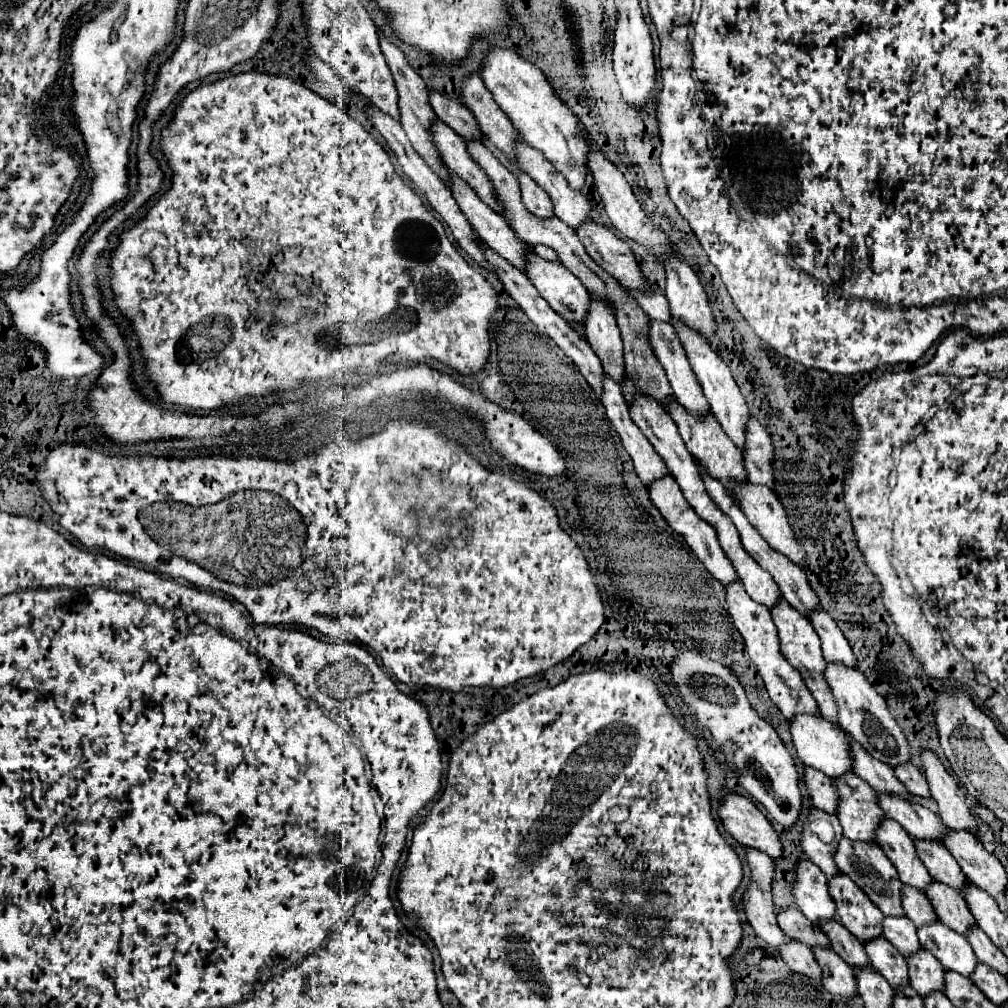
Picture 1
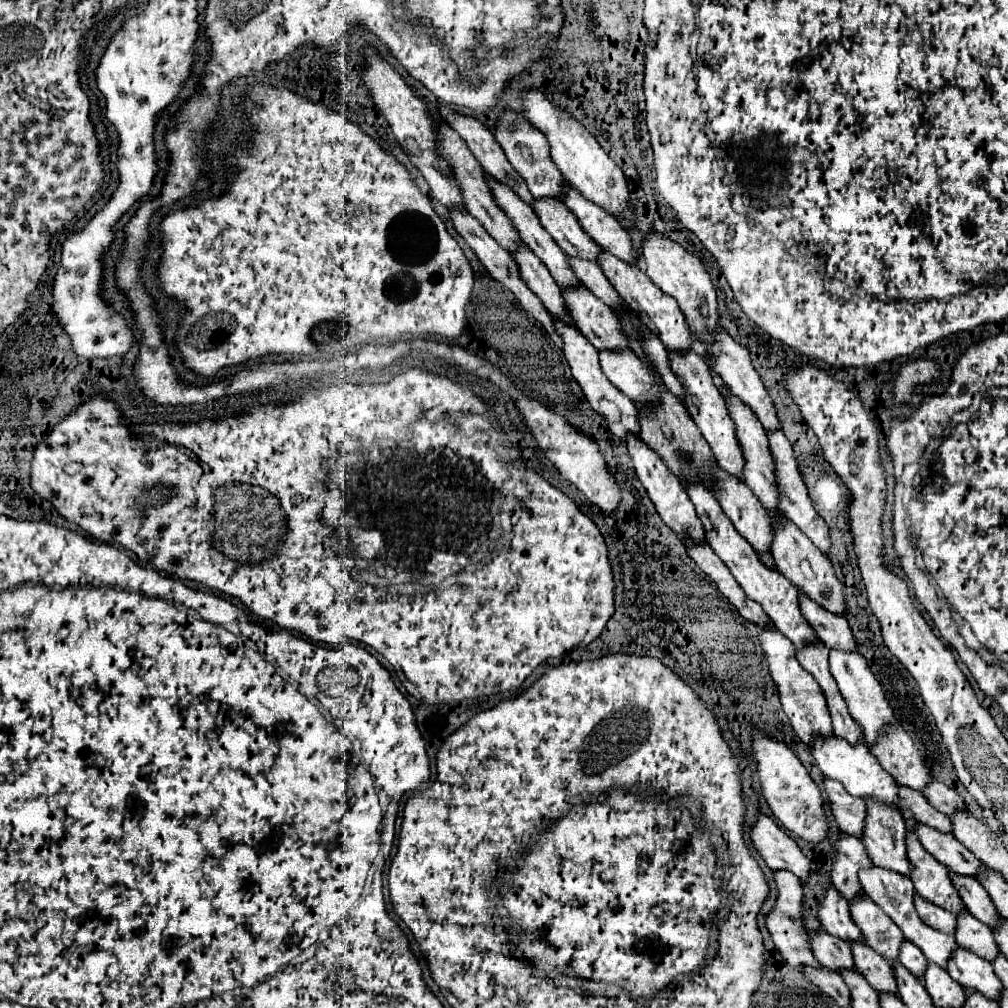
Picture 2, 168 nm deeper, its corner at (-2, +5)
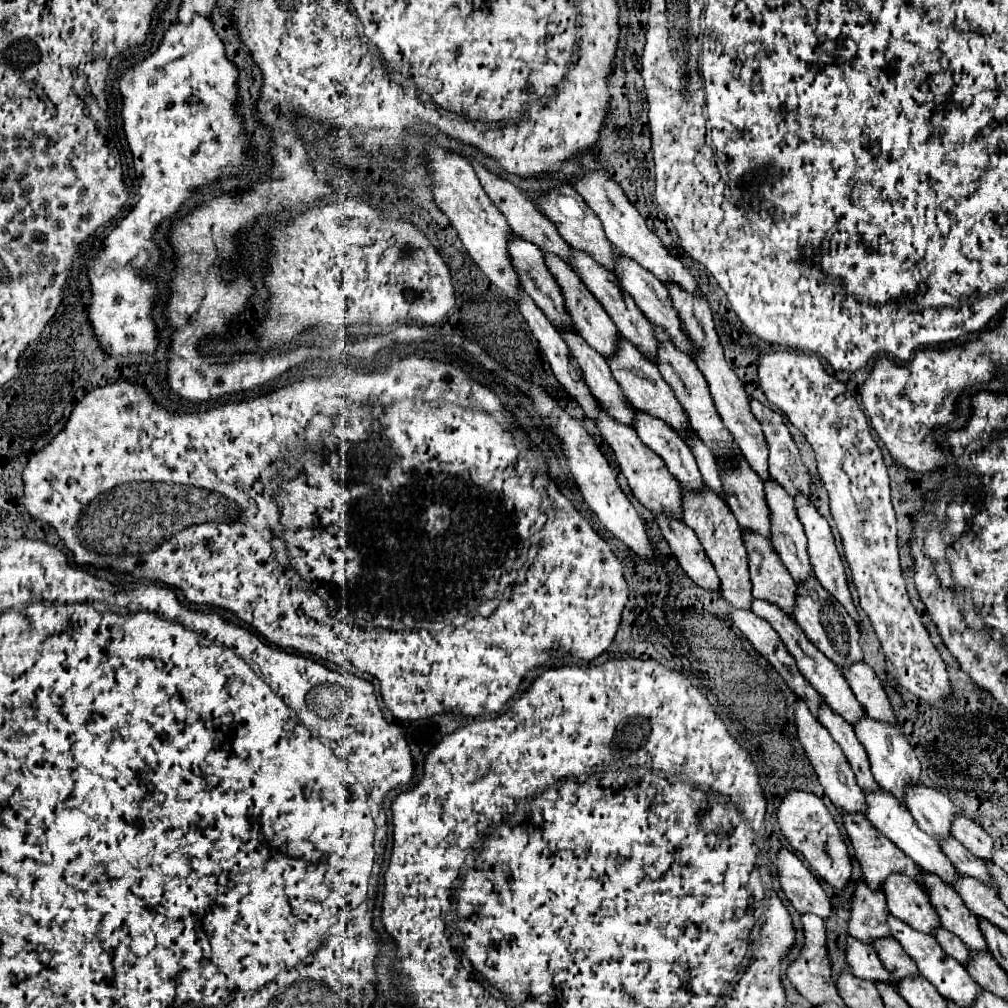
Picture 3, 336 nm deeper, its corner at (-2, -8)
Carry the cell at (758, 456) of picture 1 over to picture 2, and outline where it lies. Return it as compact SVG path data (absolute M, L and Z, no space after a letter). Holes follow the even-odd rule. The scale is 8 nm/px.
M778 429L766 431L768 441L770 441L770 455L774 457L774 481L776 481L776 489L778 489L778 505L780 511L794 521L812 541L818 549L822 549L822 553L826 553L826 549L830 549L830 539L828 539L828 529L824 525L824 521L816 515L814 507L810 505L810 497L806 493L806 485L798 473L798 465L794 461L794 453L792 453L792 445L786 441L784 433Z

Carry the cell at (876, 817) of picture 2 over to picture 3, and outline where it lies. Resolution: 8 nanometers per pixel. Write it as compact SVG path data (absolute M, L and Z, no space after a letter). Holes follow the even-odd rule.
M892 874L886 880L884 894L890 914L914 930L934 934L934 930L942 926L928 894L912 878L906 878L904 874Z

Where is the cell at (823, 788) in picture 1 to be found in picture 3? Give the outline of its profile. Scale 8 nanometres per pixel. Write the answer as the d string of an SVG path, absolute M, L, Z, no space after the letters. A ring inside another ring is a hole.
M842 812L842 820L844 820L844 828L848 832L848 838L852 842L852 848L856 852L856 858L862 866L864 880L872 890L880 890L890 874L906 874L908 878L914 878L914 882L918 882L922 886L918 866L914 866L914 862L910 862L910 858L906 858L906 854L902 854L902 850L898 850L878 828L874 828L874 824L868 822L868 818L864 814L844 814Z

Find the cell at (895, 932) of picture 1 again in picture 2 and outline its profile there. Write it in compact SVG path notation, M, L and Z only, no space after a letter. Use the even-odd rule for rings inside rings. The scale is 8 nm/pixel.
M902 941L900 945L900 955L898 955L898 961L916 977L922 977L922 973L926 971L926 957L924 953L910 941Z

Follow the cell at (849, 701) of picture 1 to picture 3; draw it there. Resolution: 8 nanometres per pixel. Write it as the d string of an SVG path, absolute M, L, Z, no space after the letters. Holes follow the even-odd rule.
M920 784L910 790L910 794L906 796L906 804L922 832L936 840L944 840L950 836L950 826L956 816L956 808L946 794Z

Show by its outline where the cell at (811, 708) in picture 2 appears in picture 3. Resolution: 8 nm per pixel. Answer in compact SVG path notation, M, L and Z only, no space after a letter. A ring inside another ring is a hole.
M798 700L798 704L796 704L796 726L798 726L798 738L806 750L806 756L810 760L810 764L814 766L818 780L824 786L826 796L832 800L832 804L846 814L864 812L866 800L864 800L862 790L858 790L858 784L854 782L854 772L850 770L850 764L846 762L842 750L838 750L838 744L834 742L834 738L830 738L828 730L810 714L806 702L802 702L802 700Z

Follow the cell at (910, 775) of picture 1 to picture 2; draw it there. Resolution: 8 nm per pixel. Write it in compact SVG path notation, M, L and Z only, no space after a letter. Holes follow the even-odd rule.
M936 779L926 783L922 793L934 809L938 809L940 813L946 813L946 815L950 815L950 809L958 809L964 805L962 797L956 791L952 791L950 787L946 787L944 783L940 783Z

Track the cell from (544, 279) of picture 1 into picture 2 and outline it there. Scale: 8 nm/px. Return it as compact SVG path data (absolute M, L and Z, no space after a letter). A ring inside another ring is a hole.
M564 287L562 297L568 317L596 349L620 349L628 345L618 317L588 287Z

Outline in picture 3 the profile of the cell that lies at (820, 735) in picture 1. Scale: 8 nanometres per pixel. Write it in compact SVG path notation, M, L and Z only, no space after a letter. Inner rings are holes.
M878 790L878 794L866 794L866 802L868 802L866 818L870 822L874 822L874 826L878 830L882 830L882 834L886 834L906 856L910 856L916 866L920 866L928 874L940 876L942 882L948 886L956 884L958 870L954 868L954 864L946 858L946 854L942 852L940 844L934 838L930 838L928 834L922 834L922 830L918 830L918 826L914 826L914 818L910 818L910 812L906 808L902 808L900 802L894 802L894 798L890 798L890 794L886 794L886 790Z

